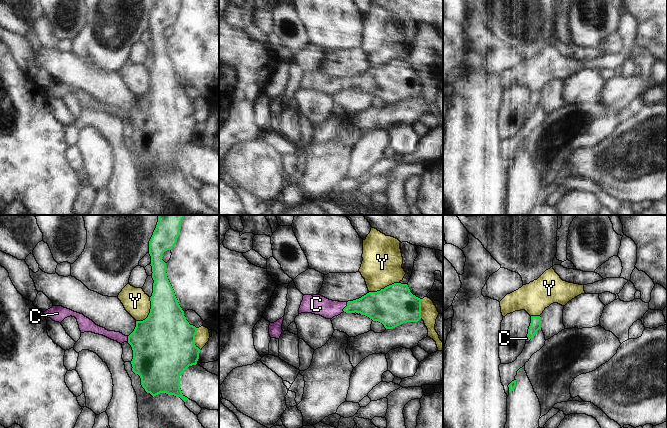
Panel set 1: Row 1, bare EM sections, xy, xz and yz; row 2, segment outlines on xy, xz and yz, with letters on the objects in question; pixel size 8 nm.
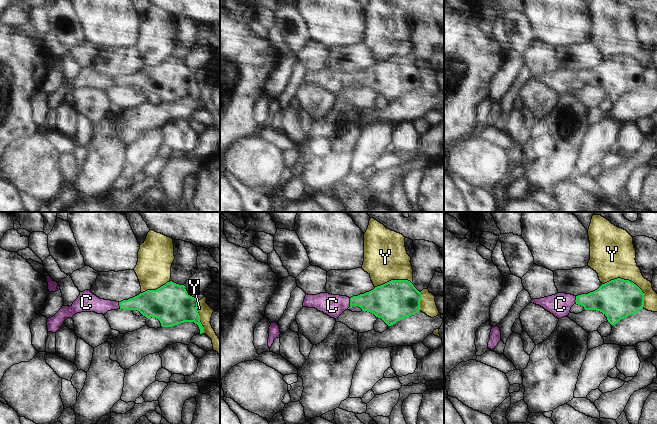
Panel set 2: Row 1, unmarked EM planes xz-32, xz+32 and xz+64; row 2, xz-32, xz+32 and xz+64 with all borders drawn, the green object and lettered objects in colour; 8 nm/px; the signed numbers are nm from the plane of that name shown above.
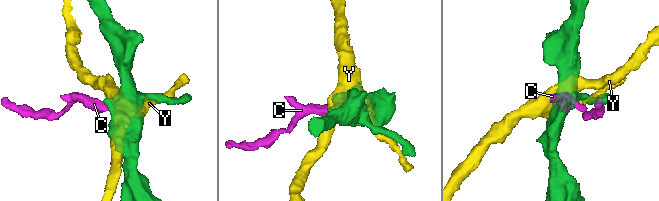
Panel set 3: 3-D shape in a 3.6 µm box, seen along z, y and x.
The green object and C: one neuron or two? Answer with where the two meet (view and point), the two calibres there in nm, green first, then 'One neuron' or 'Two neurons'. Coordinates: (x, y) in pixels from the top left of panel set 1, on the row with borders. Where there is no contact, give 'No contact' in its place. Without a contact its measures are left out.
Touches green at xz (345, 307). Thickness 220 nm (green) against 160 nm. One neuron.

